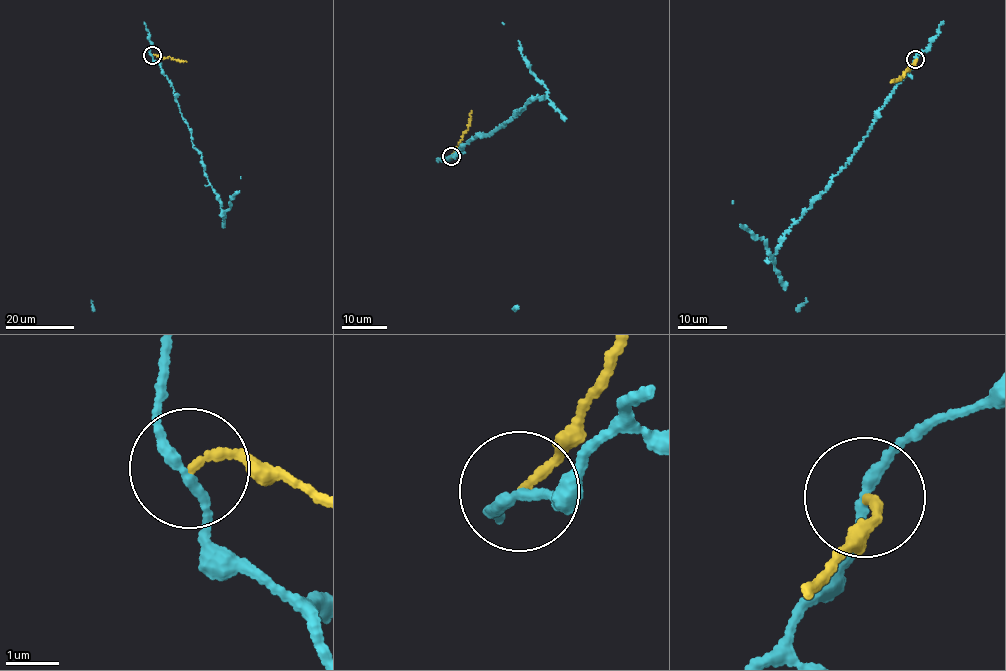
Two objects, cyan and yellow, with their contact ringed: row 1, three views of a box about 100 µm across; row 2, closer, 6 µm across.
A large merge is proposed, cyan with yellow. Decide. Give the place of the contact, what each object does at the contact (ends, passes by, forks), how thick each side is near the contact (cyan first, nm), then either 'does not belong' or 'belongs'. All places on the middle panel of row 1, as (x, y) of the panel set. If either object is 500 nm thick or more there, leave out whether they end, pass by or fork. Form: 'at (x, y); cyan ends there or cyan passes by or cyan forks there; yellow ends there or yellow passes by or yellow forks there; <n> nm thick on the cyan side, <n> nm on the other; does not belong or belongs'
at (451, 156); cyan passes by; yellow ends there; 170 nm thick on the cyan side, 160 nm on the other; does not belong

